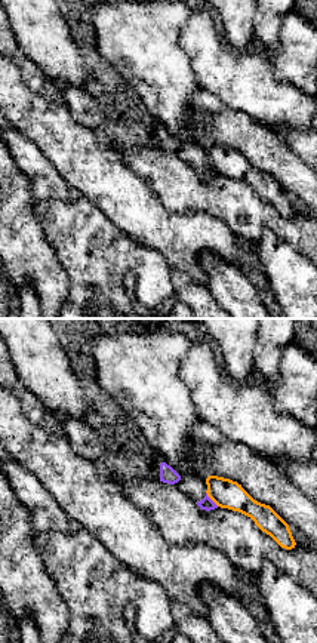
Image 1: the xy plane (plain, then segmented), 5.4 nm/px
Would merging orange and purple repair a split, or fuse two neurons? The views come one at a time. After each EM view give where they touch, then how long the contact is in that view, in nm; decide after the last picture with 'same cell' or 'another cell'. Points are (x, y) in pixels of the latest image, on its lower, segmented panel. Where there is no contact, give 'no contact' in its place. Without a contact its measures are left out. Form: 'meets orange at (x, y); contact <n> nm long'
meets orange at (212, 500); contact 100 nm long

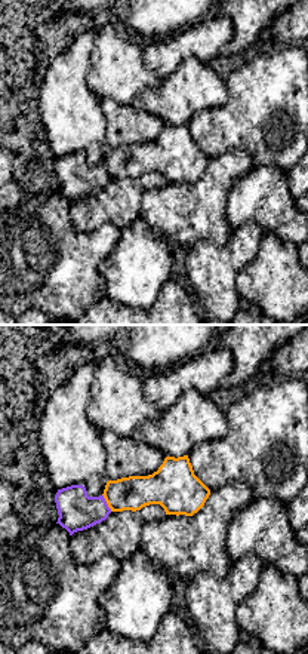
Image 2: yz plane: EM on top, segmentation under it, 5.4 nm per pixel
meets orange at (107, 503); contact 110 nm long

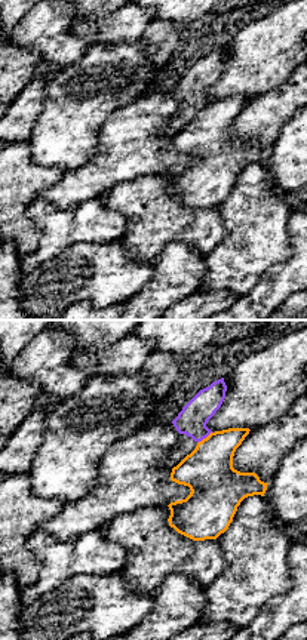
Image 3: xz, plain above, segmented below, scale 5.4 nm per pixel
meets orange at (203, 439); contact 100 nm long

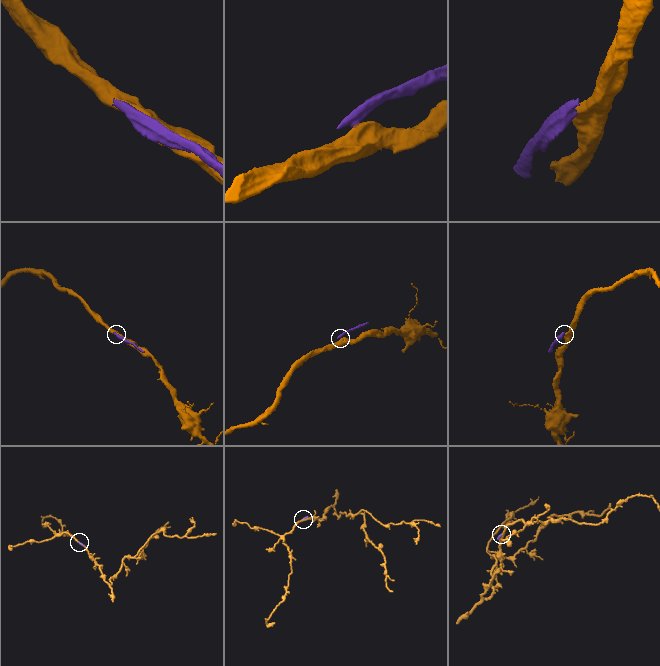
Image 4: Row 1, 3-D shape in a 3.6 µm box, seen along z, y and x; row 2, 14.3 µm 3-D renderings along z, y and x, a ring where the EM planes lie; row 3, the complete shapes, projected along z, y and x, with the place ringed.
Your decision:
another cell

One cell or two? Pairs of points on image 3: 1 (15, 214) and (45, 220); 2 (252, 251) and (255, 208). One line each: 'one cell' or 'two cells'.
1: two cells
2: one cell

